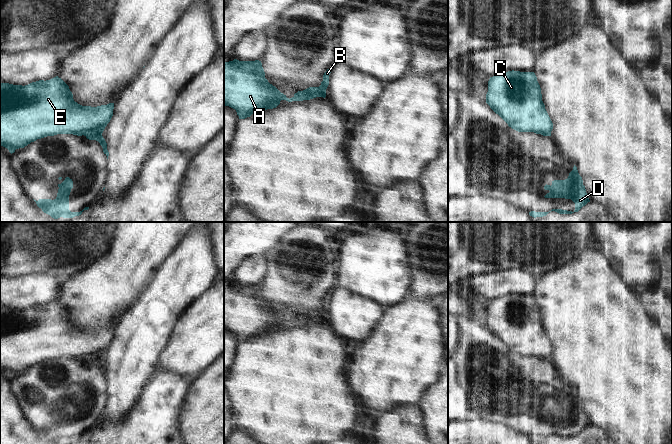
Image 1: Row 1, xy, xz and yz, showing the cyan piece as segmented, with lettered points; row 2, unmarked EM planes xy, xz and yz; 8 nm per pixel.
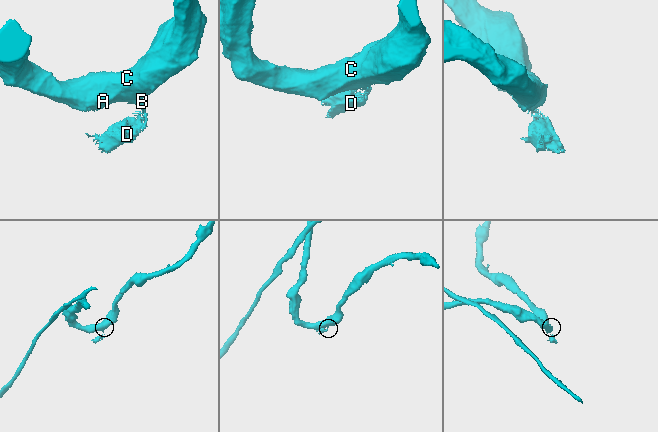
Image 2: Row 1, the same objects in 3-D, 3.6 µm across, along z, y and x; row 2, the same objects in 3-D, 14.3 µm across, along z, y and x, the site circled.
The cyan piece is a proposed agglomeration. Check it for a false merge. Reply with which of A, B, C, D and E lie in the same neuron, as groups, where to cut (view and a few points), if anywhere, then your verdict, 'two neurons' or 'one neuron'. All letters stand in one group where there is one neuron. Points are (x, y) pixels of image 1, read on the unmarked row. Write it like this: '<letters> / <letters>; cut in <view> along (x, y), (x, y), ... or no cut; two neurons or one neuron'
A C E / B D; cut in xz along (311, 317), (299, 315), (292, 323); two neurons

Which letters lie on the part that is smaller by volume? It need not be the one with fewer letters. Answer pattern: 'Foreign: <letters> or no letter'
Foreign: B, D

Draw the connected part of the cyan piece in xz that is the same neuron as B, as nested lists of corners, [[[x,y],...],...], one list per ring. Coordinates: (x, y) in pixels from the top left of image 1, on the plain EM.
[[[327,293],[327,295],[323,299],[323,305],[321,306],[321,309],[319,311],[309,311],[303,316],[299,316],[296,318],[296,320],[293,322],[294,325],[303,325],[305,324],[303,322],[303,319],[306,316],[311,317],[311,323],[316,321],[322,321],[326,319],[326,313],[329,309],[329,299],[331,297],[331,293]]]

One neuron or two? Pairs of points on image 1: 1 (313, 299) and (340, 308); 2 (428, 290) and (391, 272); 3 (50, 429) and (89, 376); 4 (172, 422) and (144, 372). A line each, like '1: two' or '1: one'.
1: two
2: two
3: one
4: two

